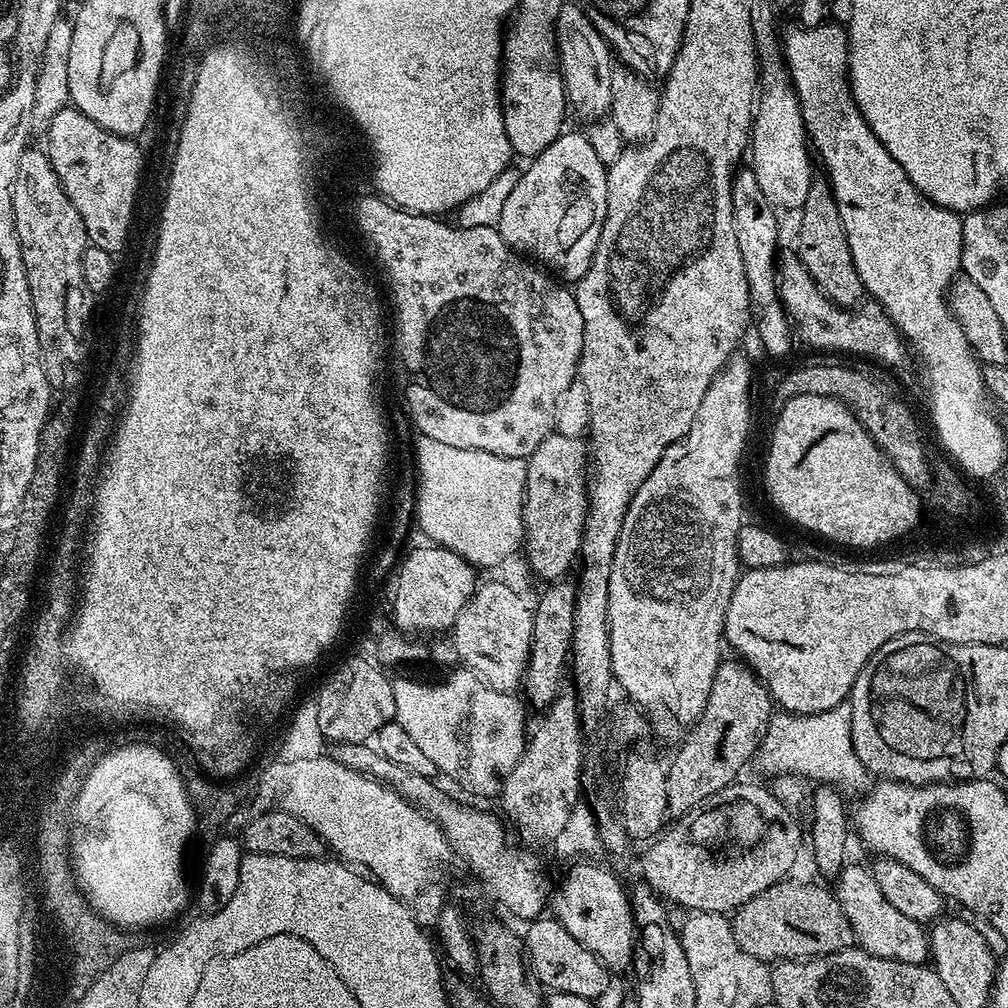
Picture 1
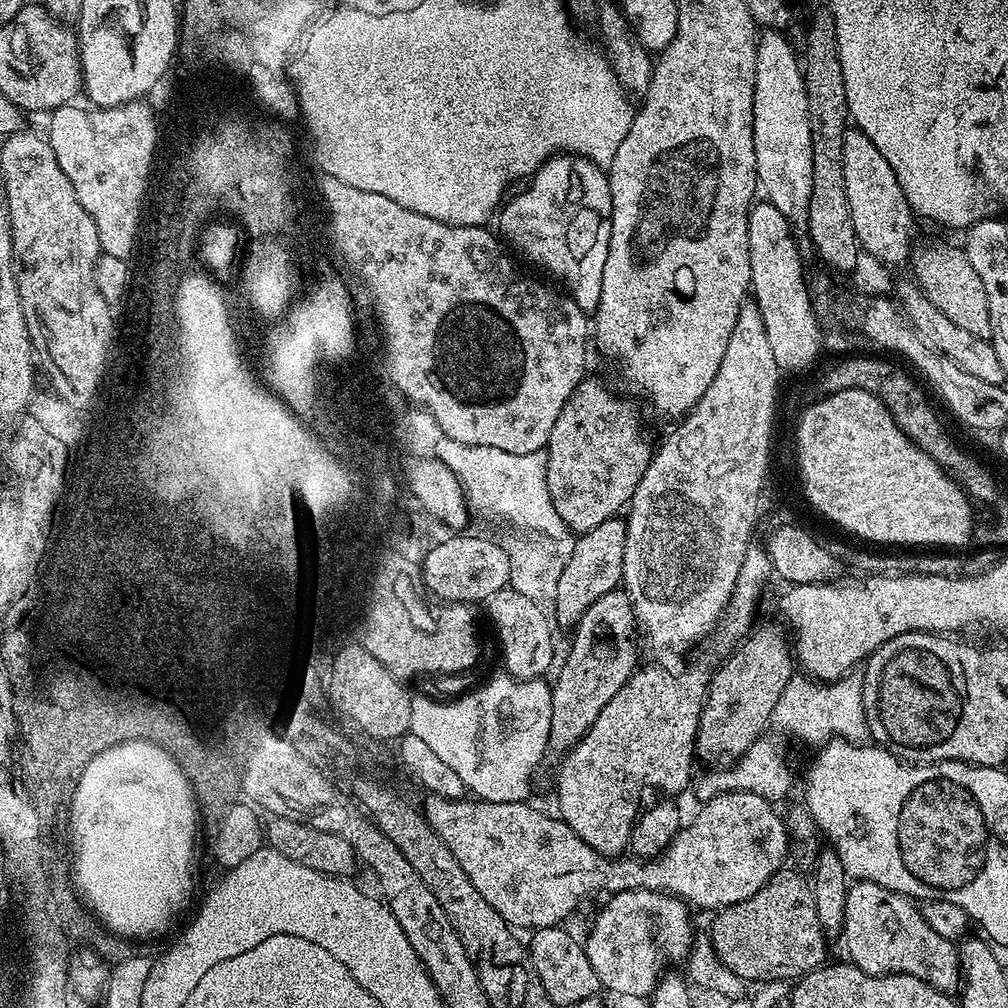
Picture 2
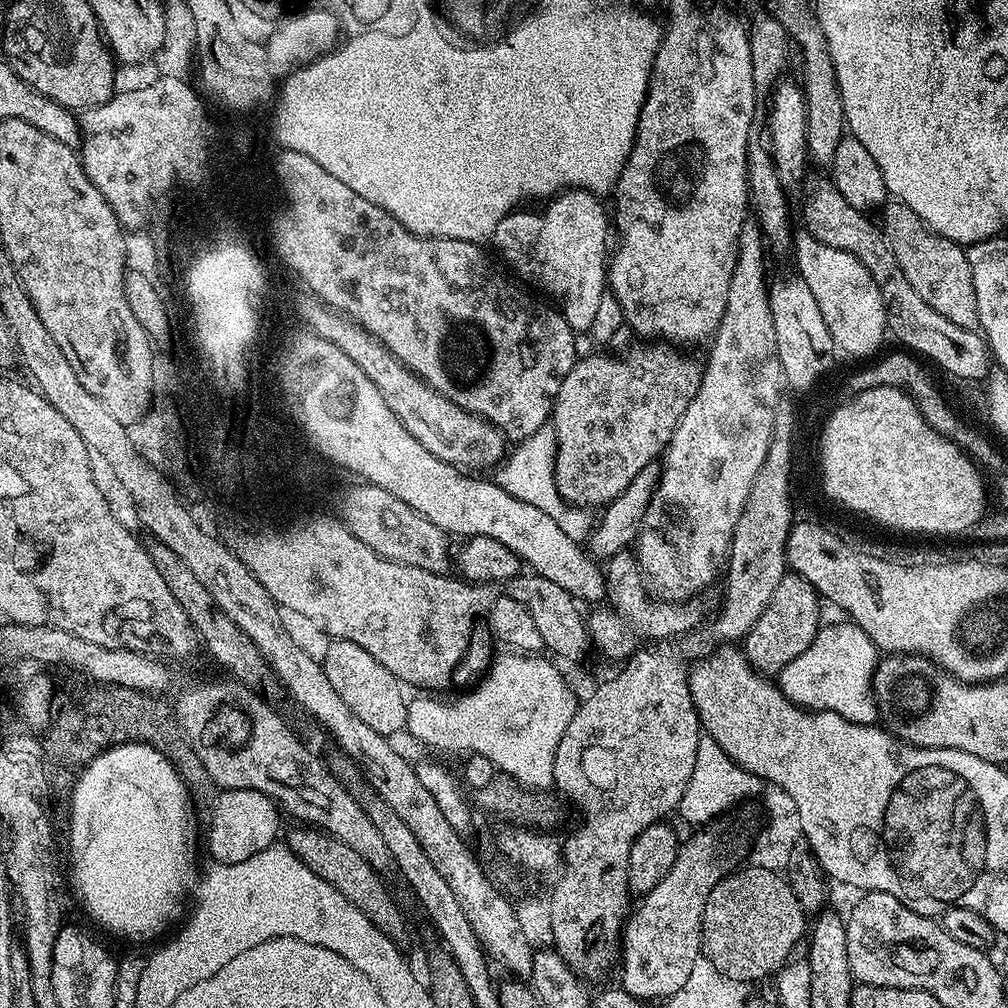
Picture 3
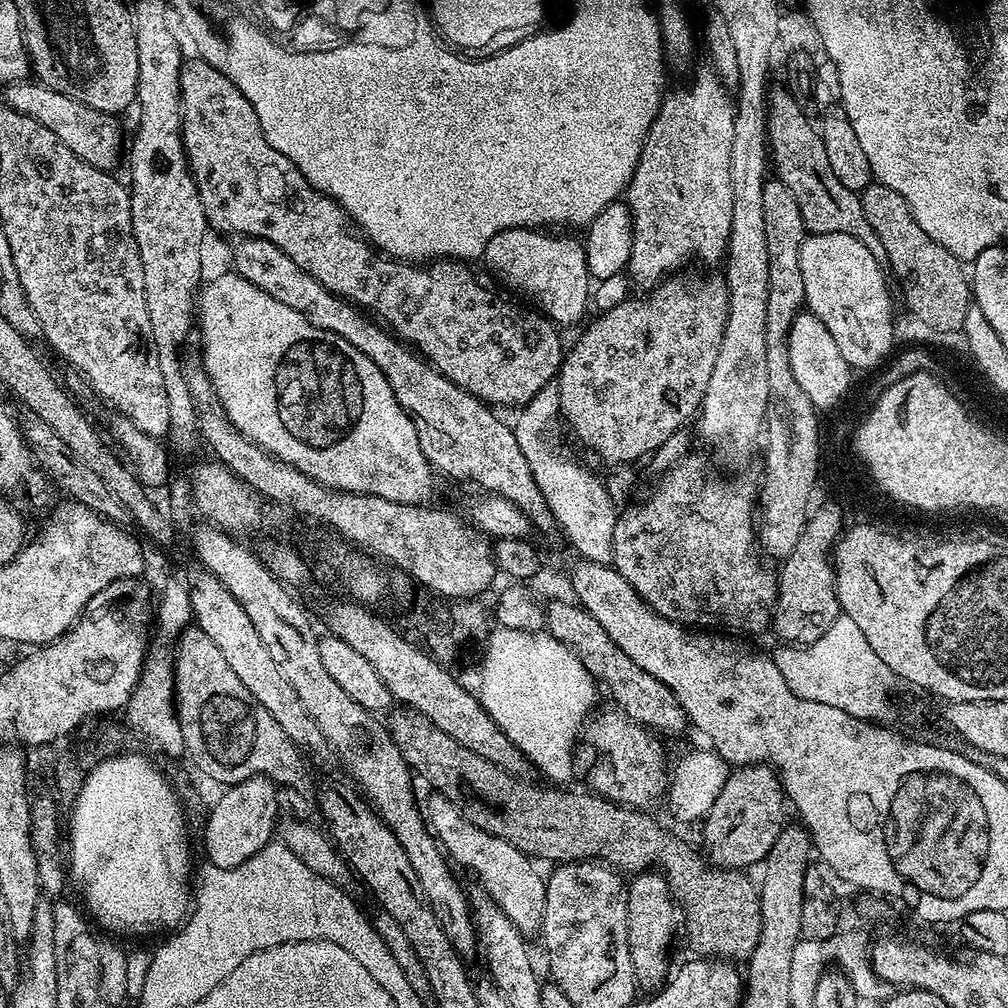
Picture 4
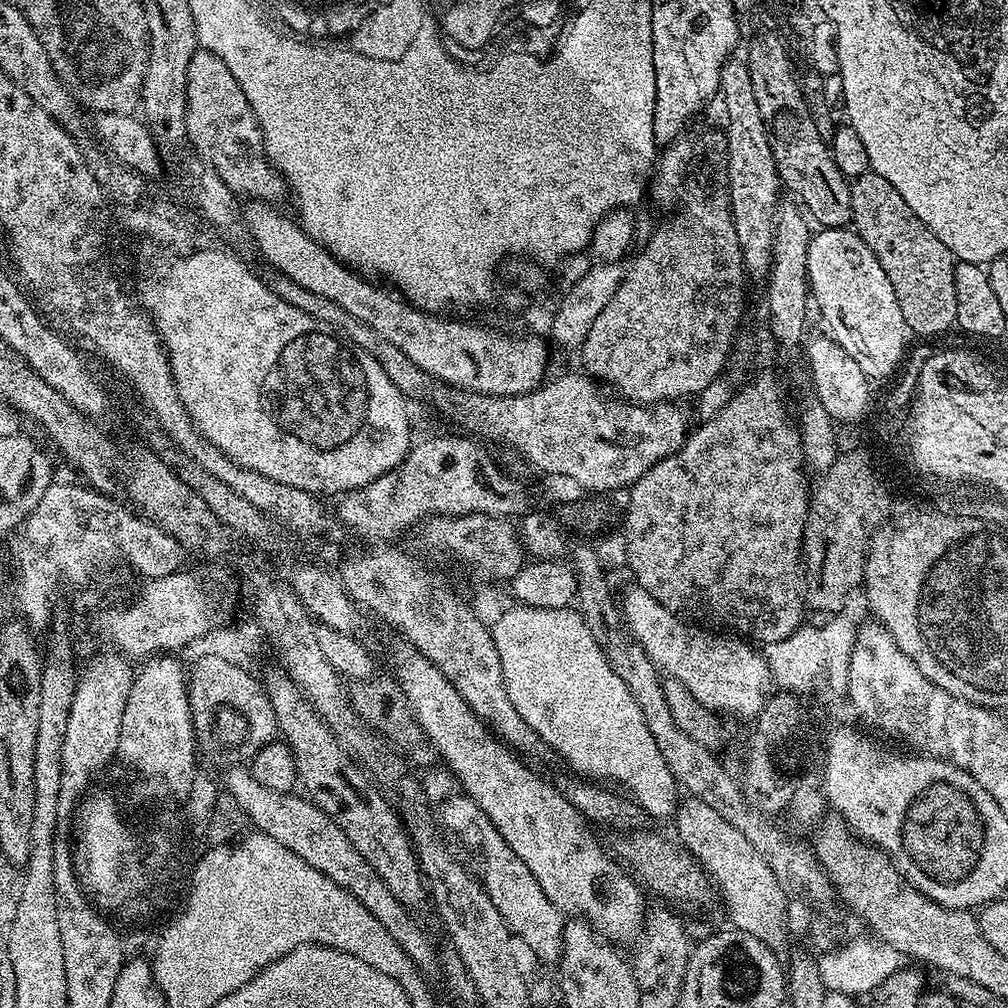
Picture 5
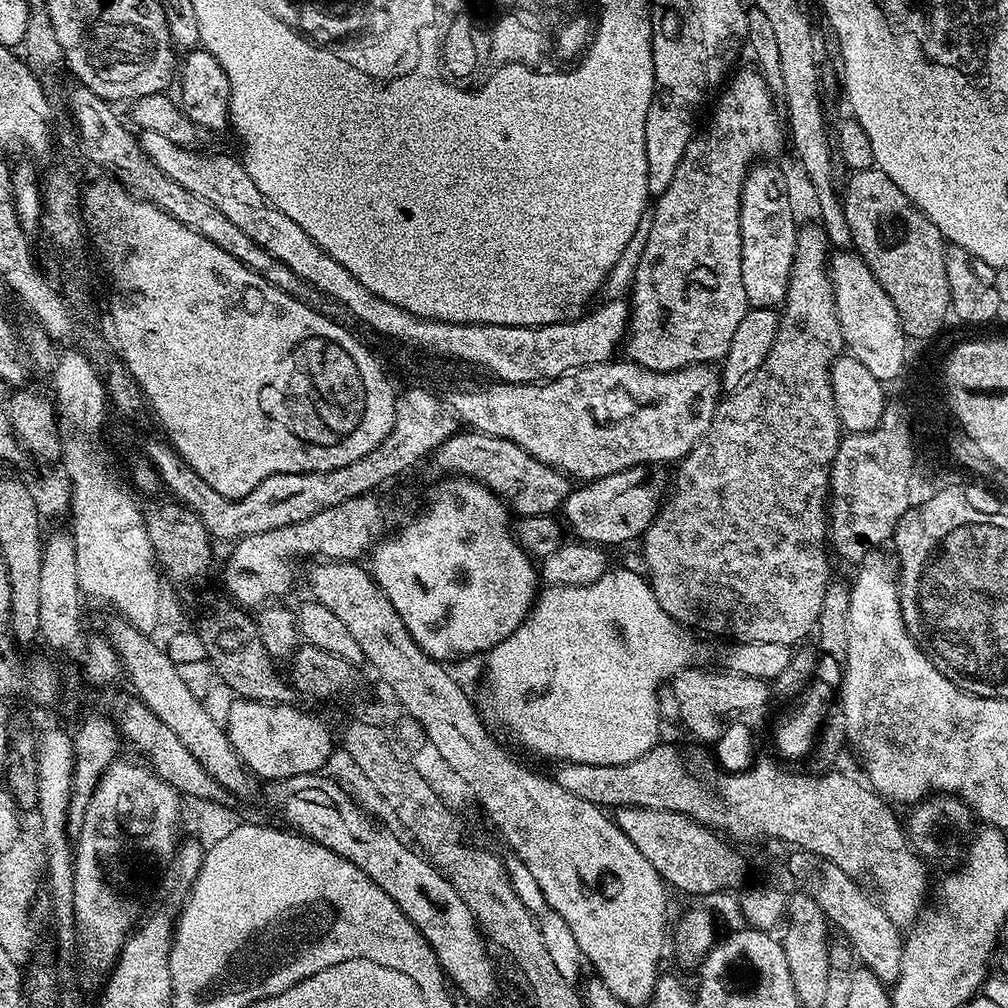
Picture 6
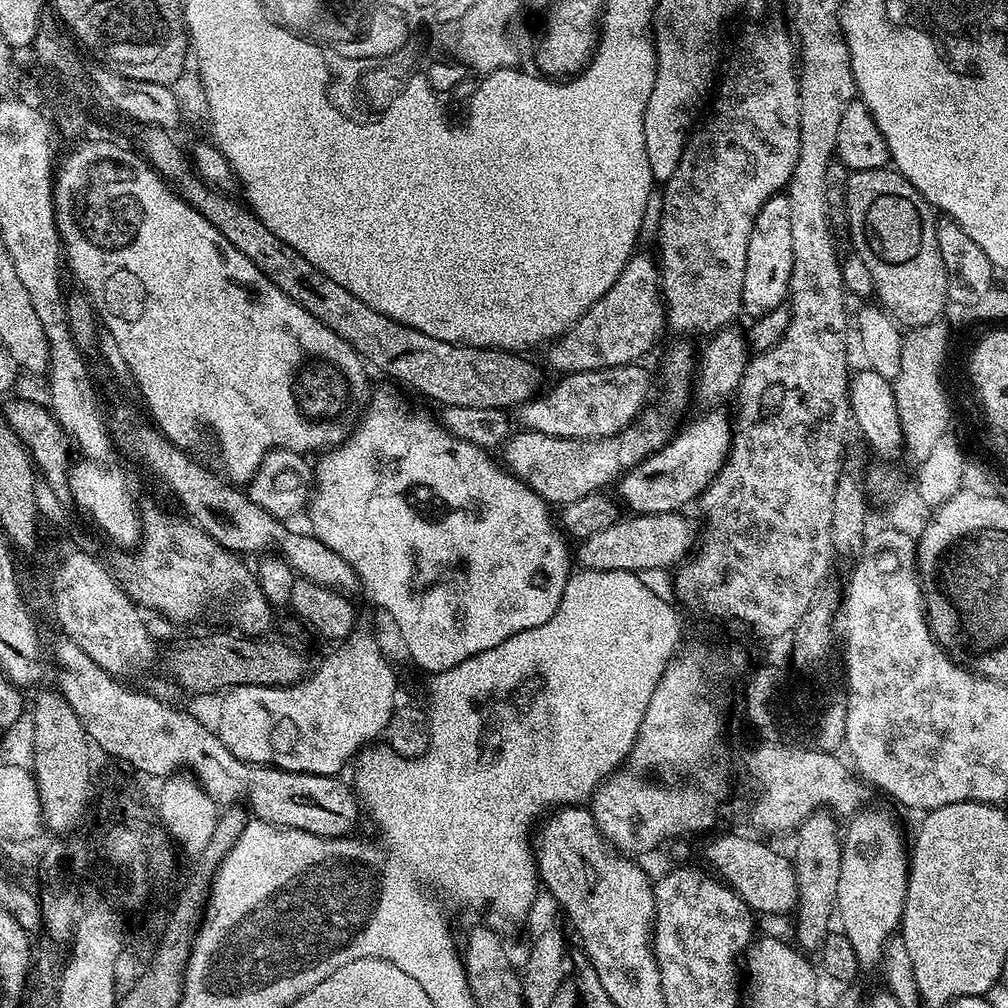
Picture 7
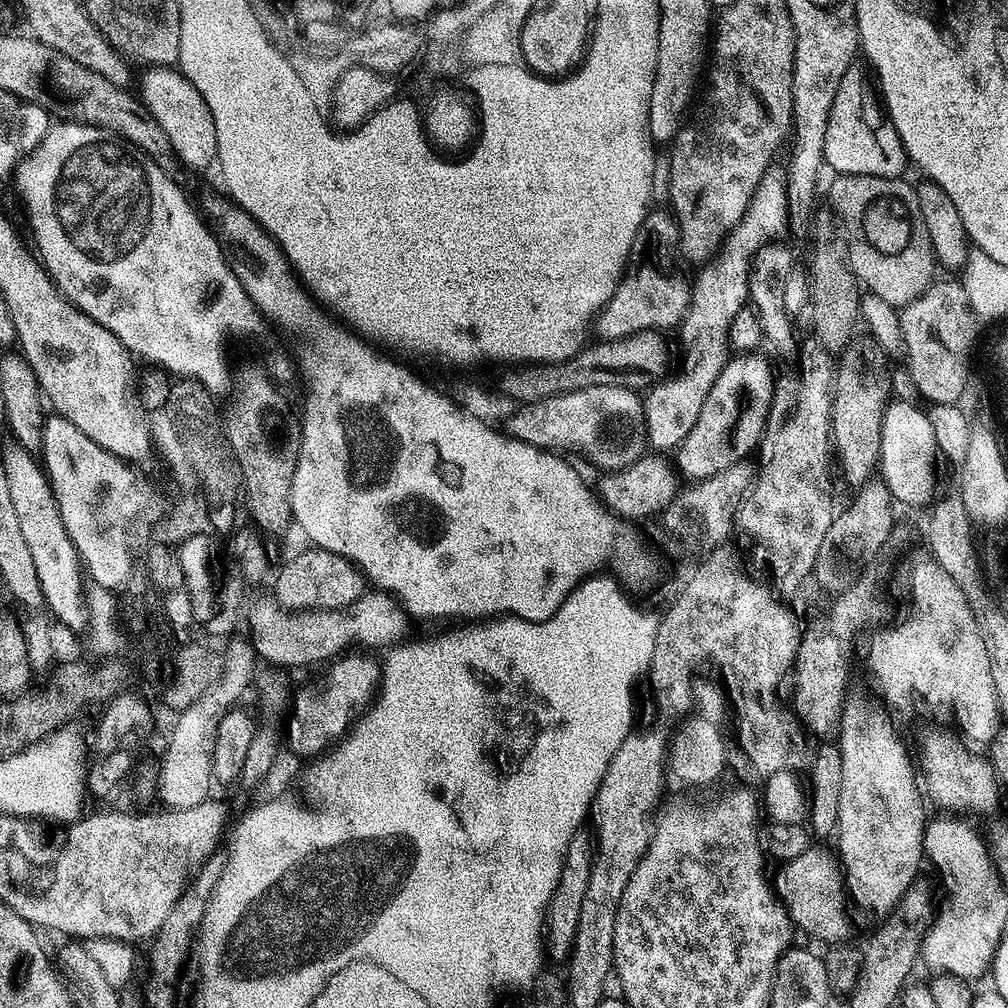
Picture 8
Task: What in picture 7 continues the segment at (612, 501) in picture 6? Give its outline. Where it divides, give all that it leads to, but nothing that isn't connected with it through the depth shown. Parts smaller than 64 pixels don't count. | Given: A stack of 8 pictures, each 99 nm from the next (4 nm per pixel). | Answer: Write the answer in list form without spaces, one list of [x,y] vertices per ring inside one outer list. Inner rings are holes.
[[[708,410],[701,420],[696,420],[685,432],[671,437],[664,447],[647,456],[642,463],[625,472],[618,481],[619,499],[624,499],[623,507],[629,508],[629,513],[640,516],[657,516],[667,512],[681,511],[685,506],[695,501],[709,482],[718,474],[724,464],[728,451],[732,448],[733,429],[730,420],[723,416],[720,410]]]

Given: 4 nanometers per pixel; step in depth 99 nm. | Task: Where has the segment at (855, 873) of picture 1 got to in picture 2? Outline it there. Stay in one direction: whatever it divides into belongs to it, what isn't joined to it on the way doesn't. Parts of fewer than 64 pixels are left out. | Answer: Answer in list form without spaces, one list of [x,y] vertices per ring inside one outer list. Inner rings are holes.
[[[857,880],[849,887],[846,894],[843,940],[848,947],[847,959],[866,970],[866,974],[910,974],[914,978],[922,978],[922,982],[934,986],[939,992],[949,994],[955,993],[961,987],[960,954],[957,945],[936,933],[926,922],[923,911],[909,897],[886,890],[869,880]]]

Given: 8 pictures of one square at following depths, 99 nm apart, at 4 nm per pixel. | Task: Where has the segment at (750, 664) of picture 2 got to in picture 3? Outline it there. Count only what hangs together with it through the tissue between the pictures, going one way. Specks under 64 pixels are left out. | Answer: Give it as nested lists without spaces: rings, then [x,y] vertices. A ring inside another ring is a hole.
[[[786,572],[766,610],[758,618],[755,626],[749,630],[742,644],[742,651],[752,667],[761,674],[778,674],[794,658],[813,644],[821,627],[820,597],[809,583],[796,573]]]

